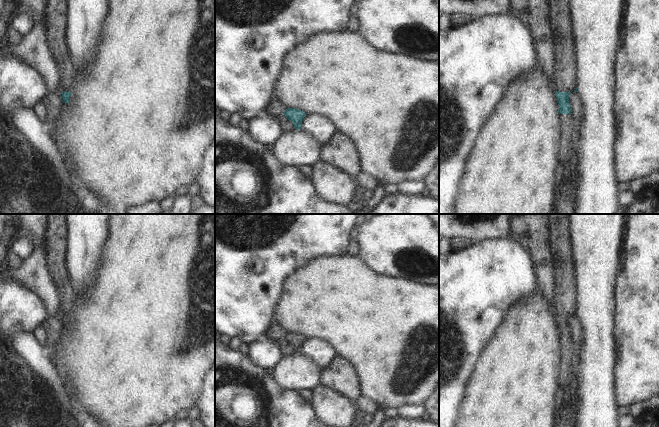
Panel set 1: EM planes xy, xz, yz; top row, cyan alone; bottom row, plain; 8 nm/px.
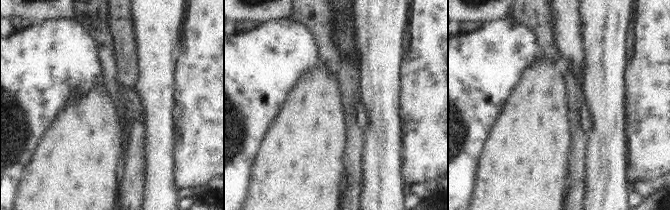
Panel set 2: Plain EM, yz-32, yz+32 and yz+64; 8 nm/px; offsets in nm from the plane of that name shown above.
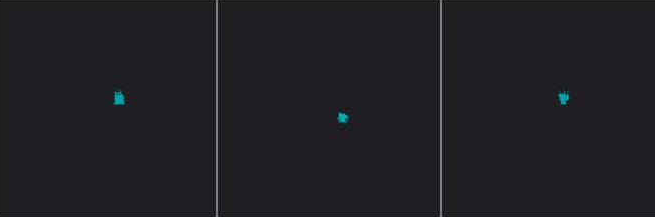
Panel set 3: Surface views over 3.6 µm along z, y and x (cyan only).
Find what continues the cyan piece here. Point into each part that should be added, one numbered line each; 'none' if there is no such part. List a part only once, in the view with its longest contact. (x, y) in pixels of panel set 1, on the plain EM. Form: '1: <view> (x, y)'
1: yz (565, 295)
2: yz (569, 359)

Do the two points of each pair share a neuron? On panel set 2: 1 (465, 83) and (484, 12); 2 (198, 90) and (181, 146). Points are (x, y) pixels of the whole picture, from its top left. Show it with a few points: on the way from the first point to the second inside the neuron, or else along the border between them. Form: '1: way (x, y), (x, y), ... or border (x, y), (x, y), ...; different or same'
1: border (505, 16), (483, 25); different
2: way (198, 104), (198, 129), (195, 132); same

